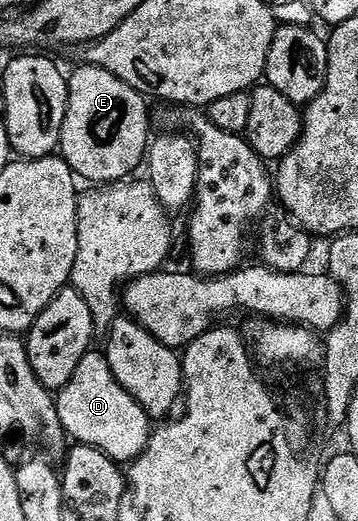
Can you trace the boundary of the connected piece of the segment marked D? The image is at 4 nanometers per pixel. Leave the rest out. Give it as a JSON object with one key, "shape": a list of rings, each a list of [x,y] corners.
{"shape":[[[91,350],[84,358],[80,358],[80,366],[76,366],[76,374],[72,374],[72,382],[64,386],[57,393],[58,413],[60,422],[64,426],[67,437],[71,441],[87,444],[96,450],[100,450],[109,460],[115,462],[129,462],[144,450],[144,446],[150,441],[152,421],[146,415],[146,411],[134,401],[132,394],[116,382],[112,370],[108,366],[105,355],[101,351]]]}

